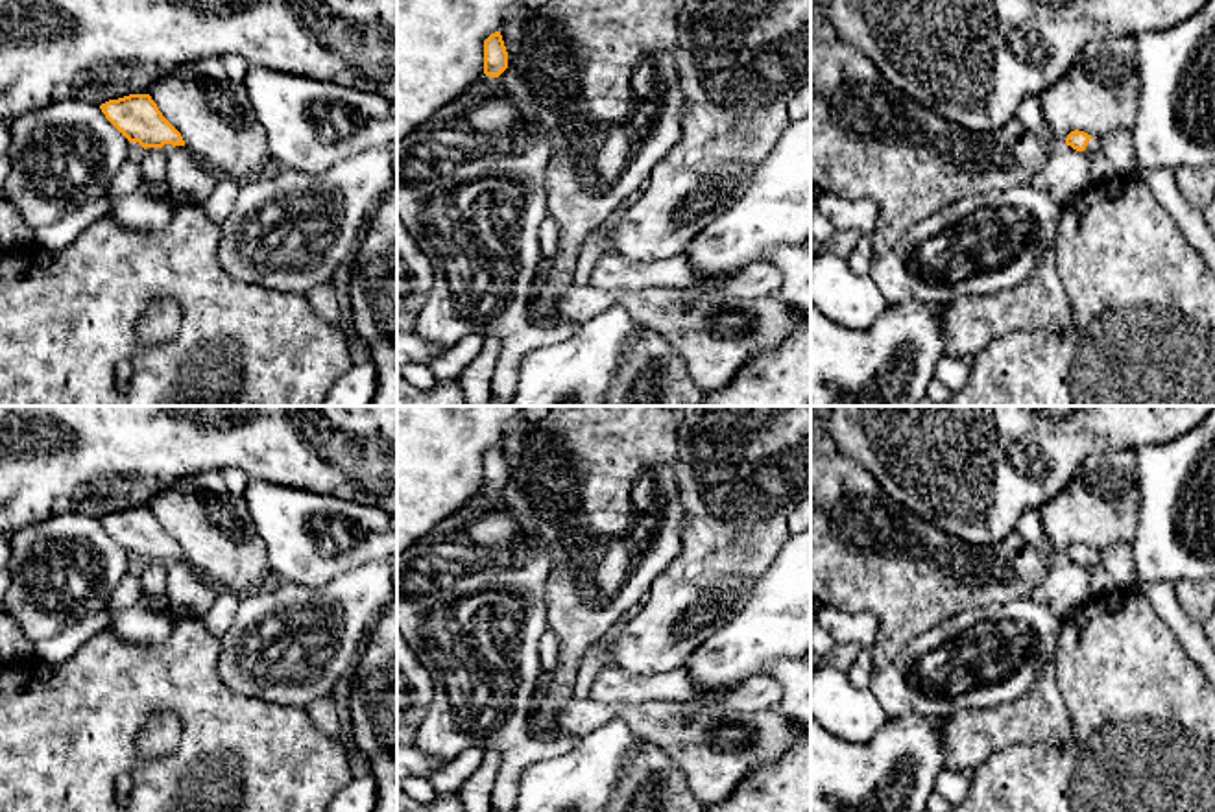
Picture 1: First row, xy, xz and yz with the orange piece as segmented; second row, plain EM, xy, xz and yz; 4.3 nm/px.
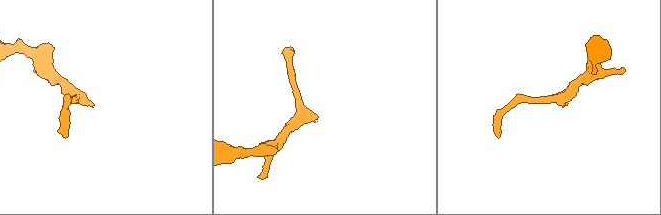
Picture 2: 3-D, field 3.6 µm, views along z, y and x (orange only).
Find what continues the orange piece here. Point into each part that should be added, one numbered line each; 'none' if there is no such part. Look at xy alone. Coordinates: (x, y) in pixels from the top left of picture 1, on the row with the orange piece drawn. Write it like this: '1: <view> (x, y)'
none

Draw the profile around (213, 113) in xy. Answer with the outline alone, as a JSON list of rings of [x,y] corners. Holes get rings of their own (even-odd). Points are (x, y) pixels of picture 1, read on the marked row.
[[[222,59],[174,68],[153,79],[148,94],[209,170],[238,181],[268,175],[273,157],[262,124]]]

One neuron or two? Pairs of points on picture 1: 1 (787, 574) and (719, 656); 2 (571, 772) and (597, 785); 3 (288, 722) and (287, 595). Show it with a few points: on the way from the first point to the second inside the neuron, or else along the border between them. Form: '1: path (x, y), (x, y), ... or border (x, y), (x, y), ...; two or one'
1: path (780, 595), (739, 635); one
2: path (577, 777), (591, 783); one
3: border (246, 694), (303, 709); two

